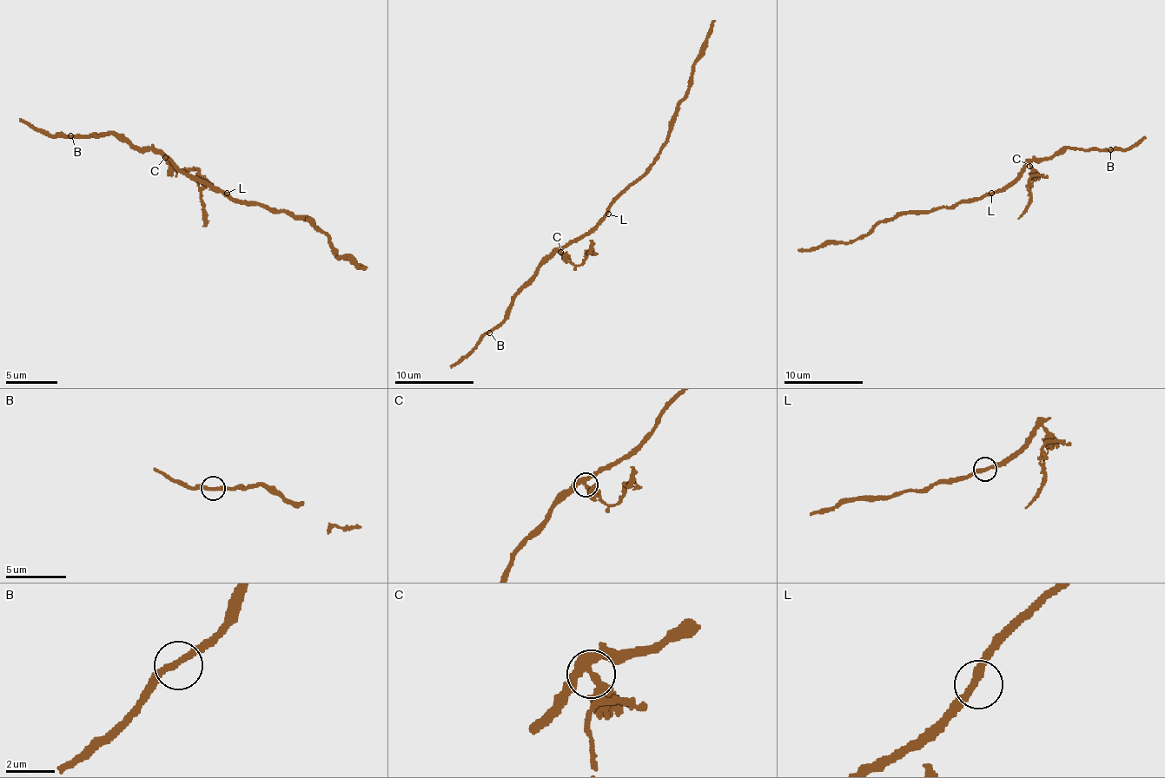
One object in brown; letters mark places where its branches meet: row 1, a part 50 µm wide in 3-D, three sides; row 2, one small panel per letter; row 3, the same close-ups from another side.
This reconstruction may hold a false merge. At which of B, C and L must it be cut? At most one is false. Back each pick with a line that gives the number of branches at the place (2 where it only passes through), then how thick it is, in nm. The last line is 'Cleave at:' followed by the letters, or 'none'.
C: 3 branches meet; 280 nm thick
Cleave at: C

